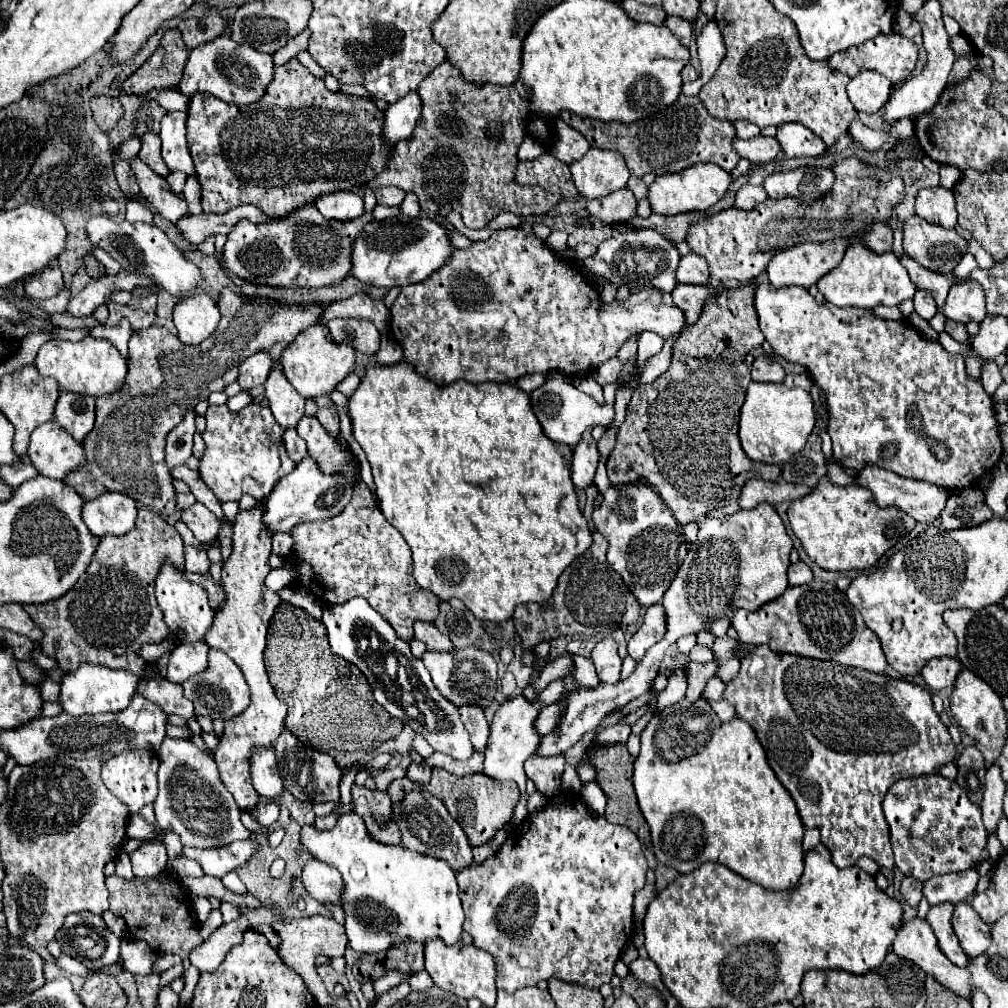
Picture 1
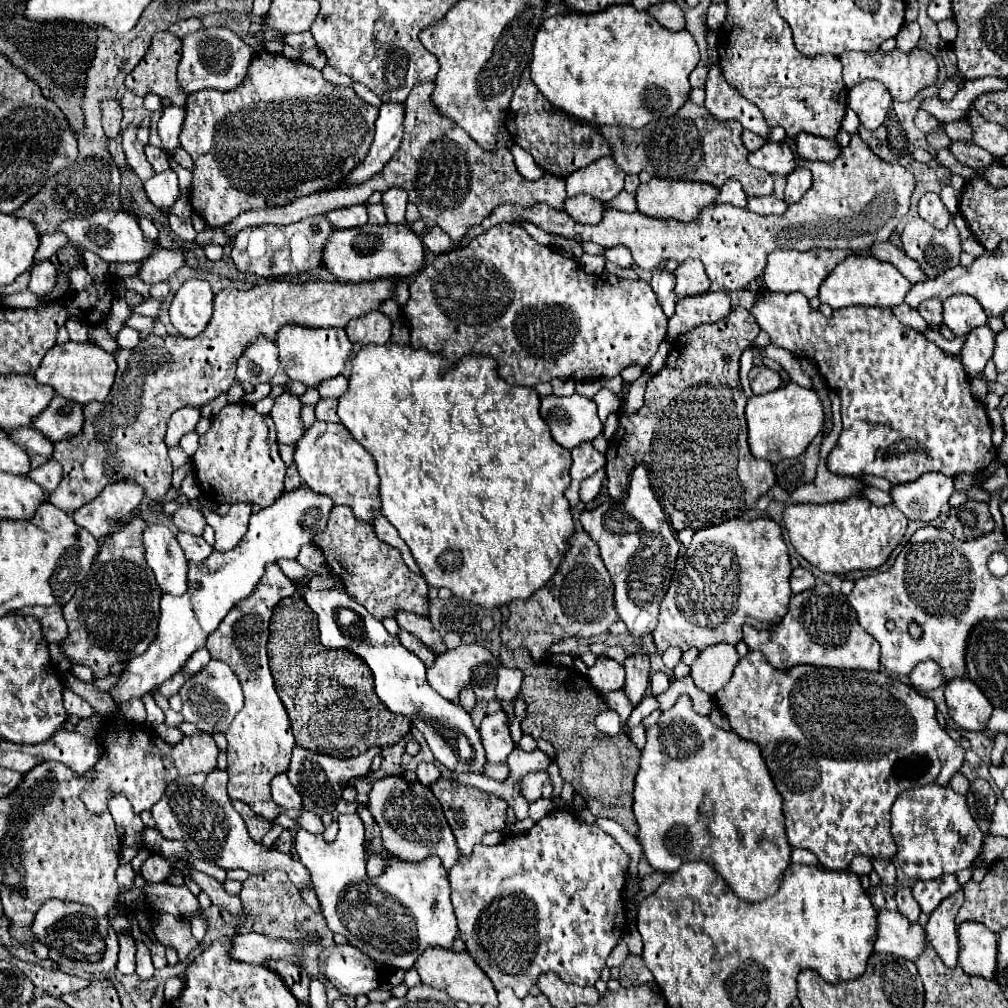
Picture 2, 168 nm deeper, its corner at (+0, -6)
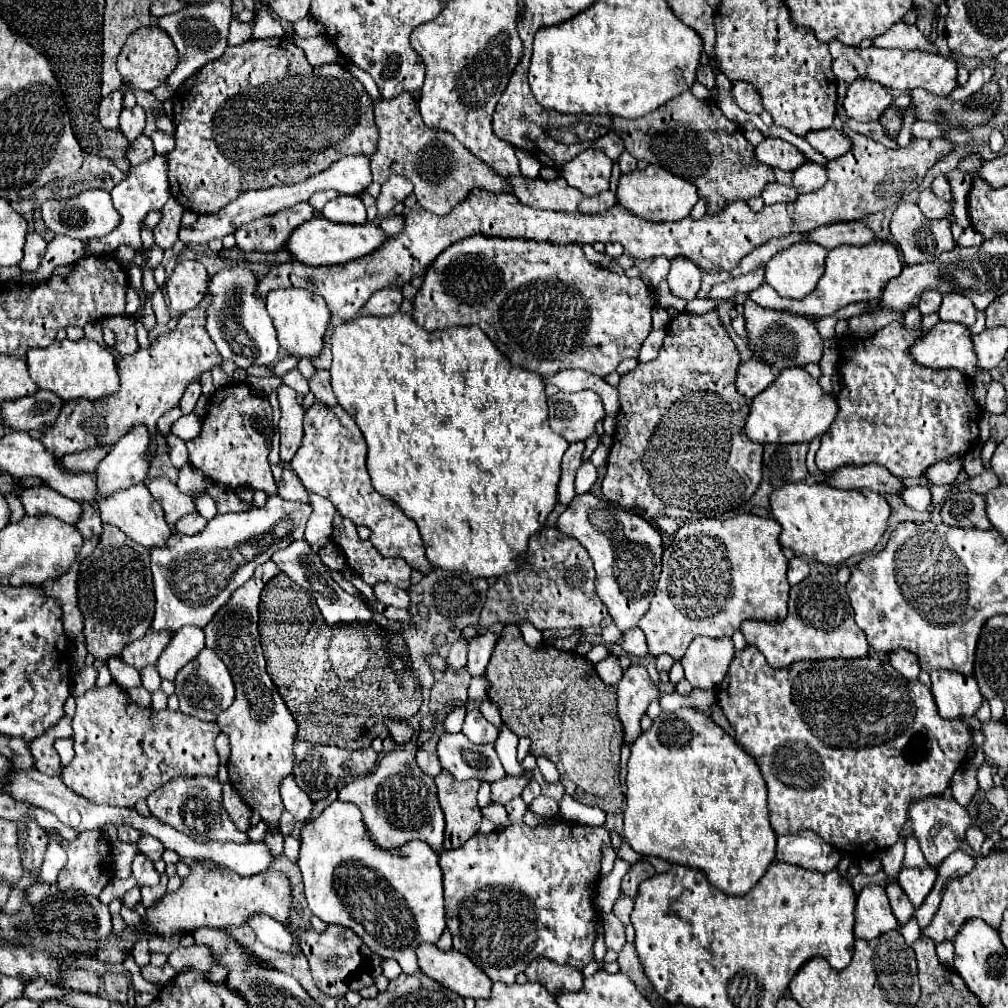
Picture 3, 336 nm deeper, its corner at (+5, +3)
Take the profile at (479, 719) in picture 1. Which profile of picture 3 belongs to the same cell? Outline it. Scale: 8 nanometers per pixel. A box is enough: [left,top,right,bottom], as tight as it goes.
[446,640,466,672]

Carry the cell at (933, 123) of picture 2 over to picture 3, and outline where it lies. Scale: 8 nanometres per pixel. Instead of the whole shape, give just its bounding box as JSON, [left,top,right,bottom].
[844,80,894,122]

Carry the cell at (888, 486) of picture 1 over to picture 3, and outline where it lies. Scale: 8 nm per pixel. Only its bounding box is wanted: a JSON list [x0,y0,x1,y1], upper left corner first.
[922,456,962,486]

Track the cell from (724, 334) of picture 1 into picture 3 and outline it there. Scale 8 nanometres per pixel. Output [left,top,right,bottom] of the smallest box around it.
[602,310,764,520]

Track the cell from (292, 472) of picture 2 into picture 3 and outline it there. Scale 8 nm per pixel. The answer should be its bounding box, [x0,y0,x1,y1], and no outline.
[278,474,310,502]

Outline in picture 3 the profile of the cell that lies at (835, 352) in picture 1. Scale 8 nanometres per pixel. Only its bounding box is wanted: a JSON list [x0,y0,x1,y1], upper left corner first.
[816,322,980,478]

